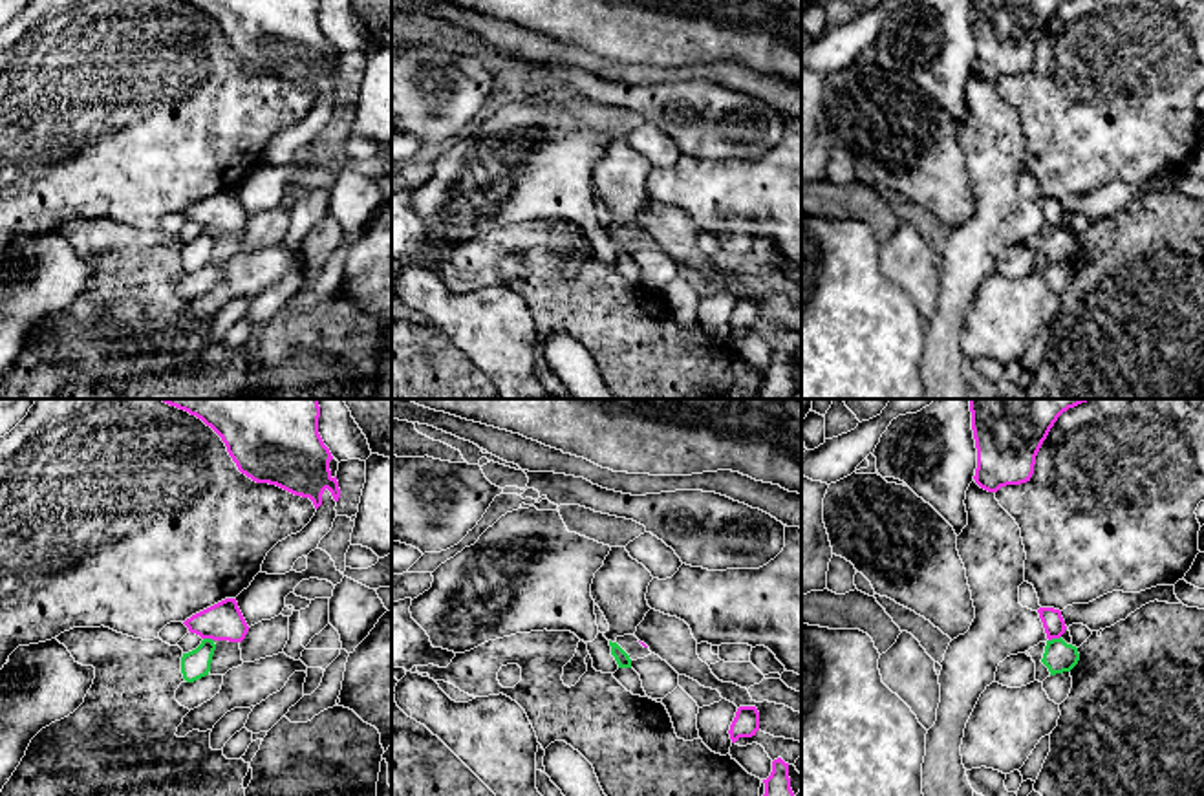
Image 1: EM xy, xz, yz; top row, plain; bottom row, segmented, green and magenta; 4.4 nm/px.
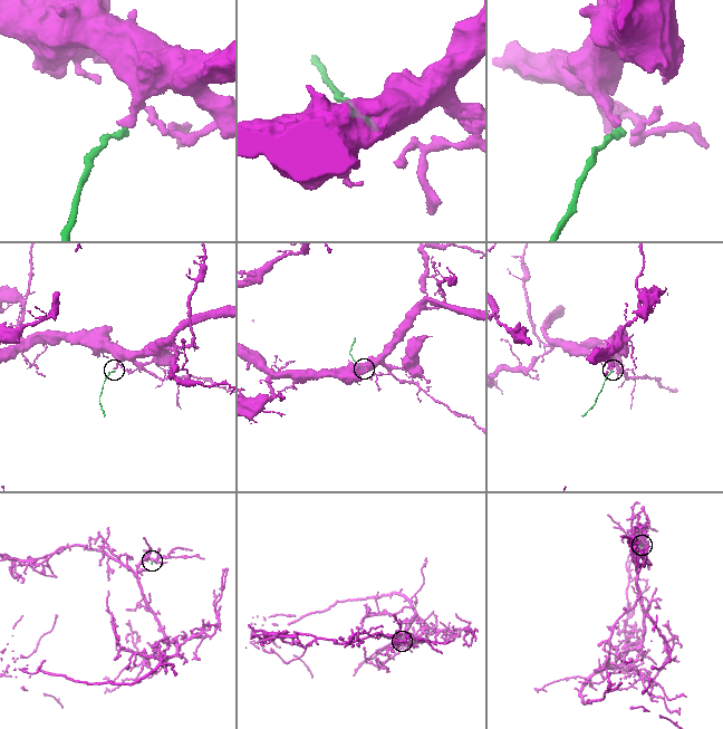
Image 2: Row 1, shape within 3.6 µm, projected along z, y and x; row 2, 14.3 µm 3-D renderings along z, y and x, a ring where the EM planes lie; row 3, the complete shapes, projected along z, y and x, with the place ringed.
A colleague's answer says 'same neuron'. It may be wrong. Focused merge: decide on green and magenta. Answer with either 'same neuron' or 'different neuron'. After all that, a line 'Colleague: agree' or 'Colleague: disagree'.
different neuron
Colleague: disagree

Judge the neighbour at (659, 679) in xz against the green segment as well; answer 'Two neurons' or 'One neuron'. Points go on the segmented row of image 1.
Two neurons

